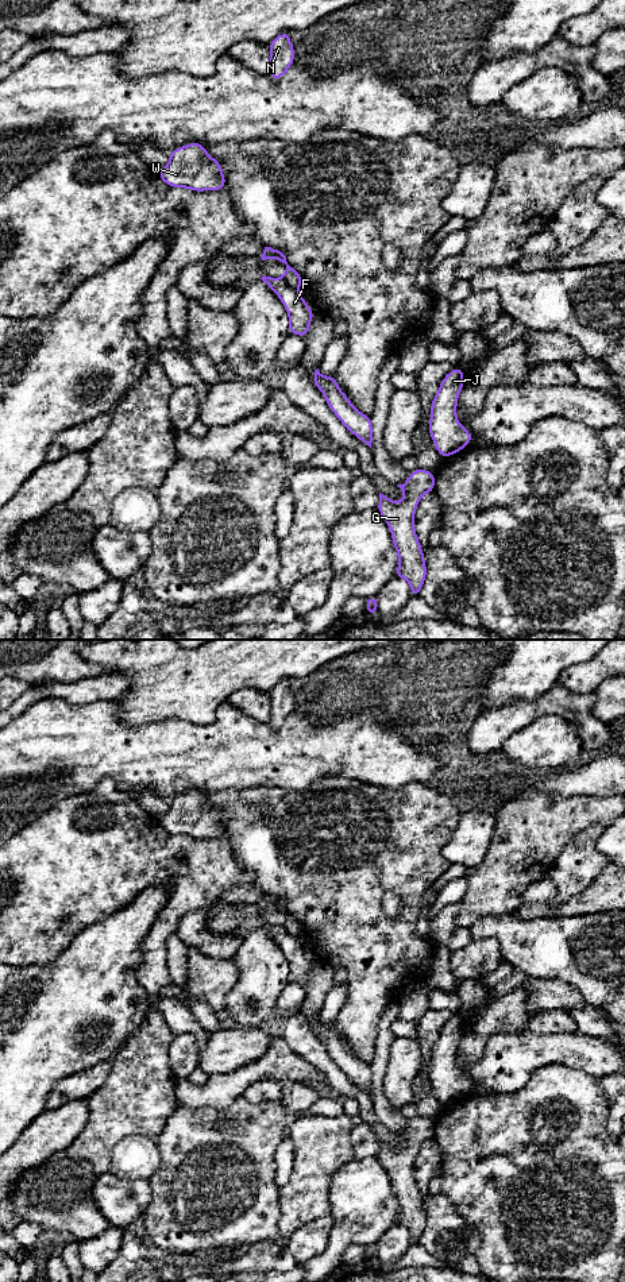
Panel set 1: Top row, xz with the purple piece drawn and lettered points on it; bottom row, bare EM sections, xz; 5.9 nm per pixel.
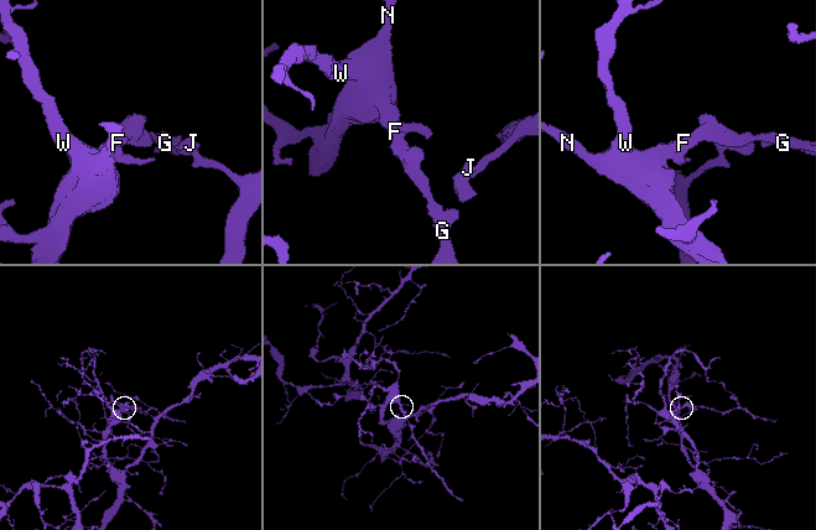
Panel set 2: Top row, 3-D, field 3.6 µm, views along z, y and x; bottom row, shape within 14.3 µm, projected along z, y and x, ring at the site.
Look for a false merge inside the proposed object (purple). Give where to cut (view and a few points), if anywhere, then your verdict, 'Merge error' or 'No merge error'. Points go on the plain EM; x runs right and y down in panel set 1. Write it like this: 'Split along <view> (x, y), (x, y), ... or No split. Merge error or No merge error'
Split along xz (281, 926), (294, 937). Merge error

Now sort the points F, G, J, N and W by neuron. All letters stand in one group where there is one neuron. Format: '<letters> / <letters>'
F G / J N W

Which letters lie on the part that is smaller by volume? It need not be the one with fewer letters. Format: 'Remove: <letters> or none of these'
Remove: F, G

